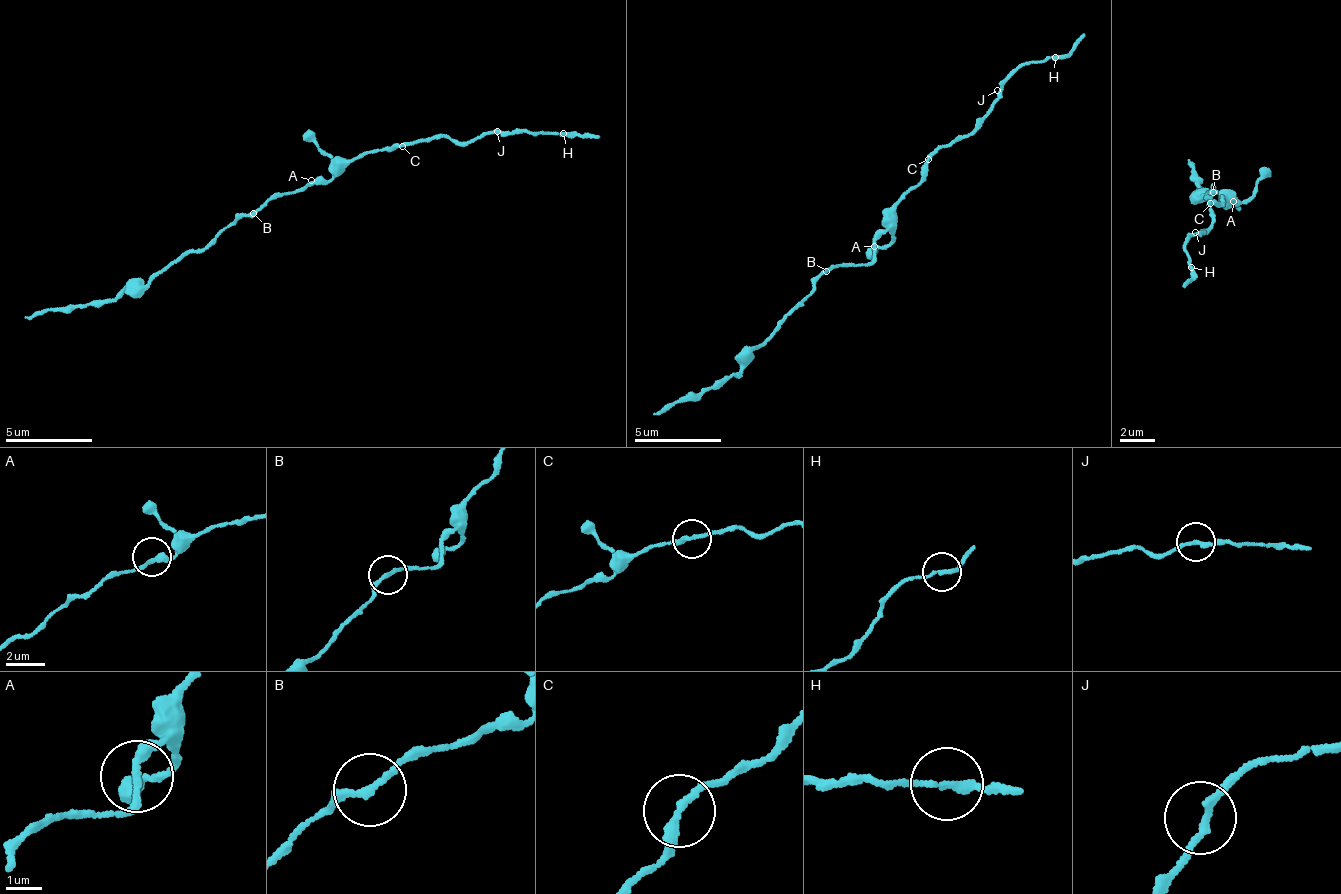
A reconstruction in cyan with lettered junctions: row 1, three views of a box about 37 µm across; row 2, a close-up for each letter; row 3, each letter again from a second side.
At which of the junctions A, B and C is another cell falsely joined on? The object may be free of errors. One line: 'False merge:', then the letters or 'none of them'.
False merge: none of them

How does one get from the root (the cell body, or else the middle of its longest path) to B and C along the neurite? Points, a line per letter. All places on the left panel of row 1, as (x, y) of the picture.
B: (311, 184), (275, 193), (272, 200), (264, 201), (261, 208), (253, 213)
C: (311, 184), (327, 180), (332, 172), (361, 156), (402, 144)

